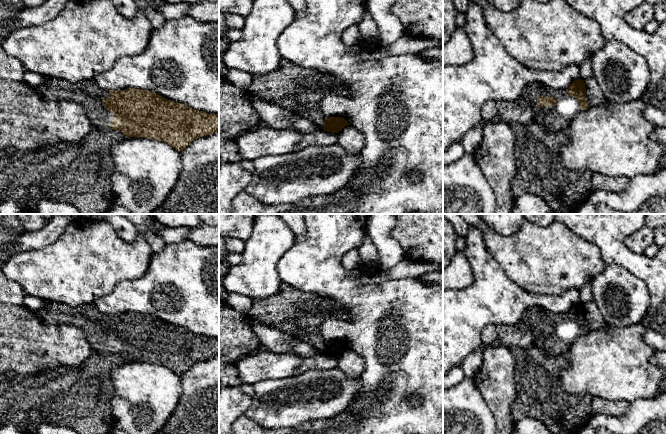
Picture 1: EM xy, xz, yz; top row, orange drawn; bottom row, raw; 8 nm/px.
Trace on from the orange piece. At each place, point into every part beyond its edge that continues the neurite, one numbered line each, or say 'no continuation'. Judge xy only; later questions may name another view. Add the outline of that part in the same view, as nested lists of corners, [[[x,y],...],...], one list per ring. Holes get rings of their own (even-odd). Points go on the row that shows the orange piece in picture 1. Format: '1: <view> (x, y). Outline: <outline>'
1: xy (87, 94). Outline: [[[47,78],[36,88],[46,101],[70,101],[84,110],[93,128],[108,130],[114,116],[104,106],[102,100],[110,98],[110,90],[101,88],[94,79],[70,83],[58,78]]]

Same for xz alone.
1: xz (290, 86). Outline: [[[280,58],[278,67],[274,71],[253,75],[248,92],[285,110],[300,113],[317,126],[323,127],[325,116],[321,111],[322,99],[328,90],[333,90],[336,86],[338,86],[338,81],[329,74],[303,68],[289,60]]]

